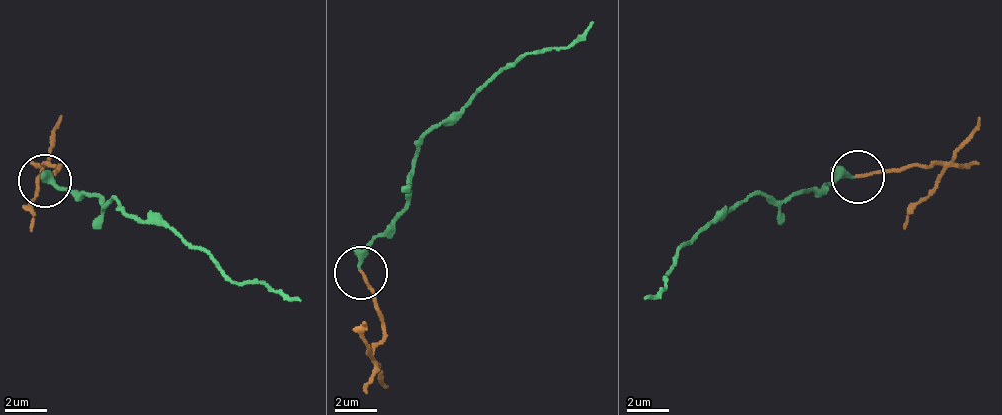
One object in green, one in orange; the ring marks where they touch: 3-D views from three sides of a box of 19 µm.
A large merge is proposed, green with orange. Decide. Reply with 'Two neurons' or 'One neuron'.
Two neurons

